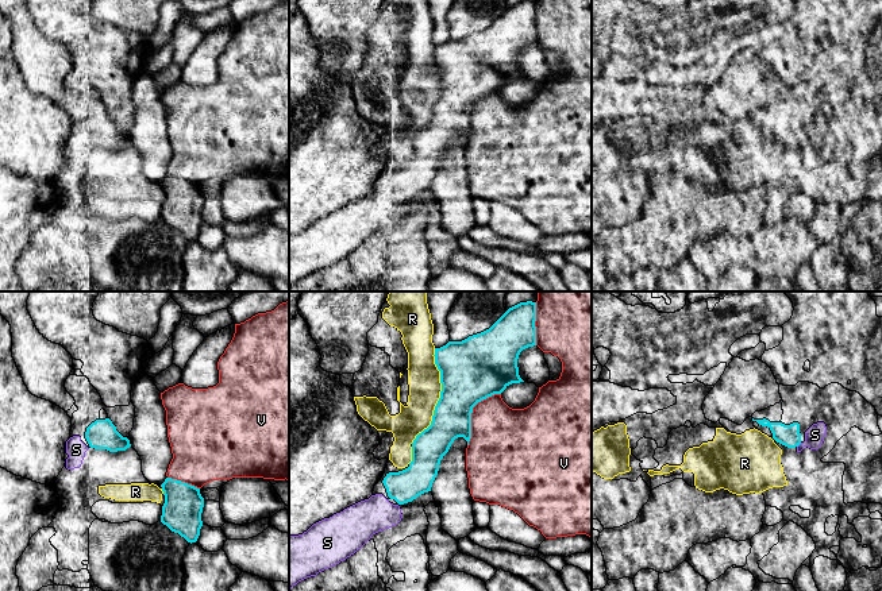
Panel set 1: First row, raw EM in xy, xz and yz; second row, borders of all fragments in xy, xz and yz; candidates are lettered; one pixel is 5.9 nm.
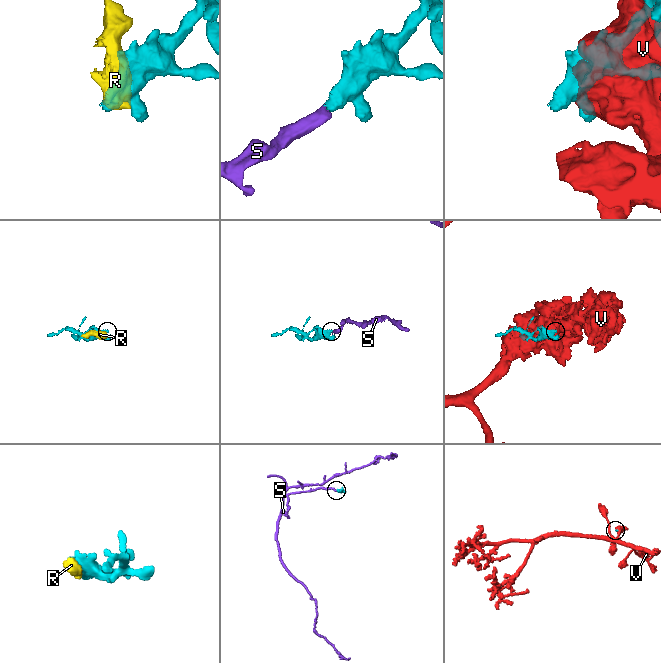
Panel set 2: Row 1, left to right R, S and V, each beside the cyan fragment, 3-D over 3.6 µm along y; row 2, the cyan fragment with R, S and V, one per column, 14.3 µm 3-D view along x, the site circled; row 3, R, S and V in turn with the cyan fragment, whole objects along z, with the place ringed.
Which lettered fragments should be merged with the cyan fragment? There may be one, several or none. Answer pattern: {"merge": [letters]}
{"merge": ["S"]}

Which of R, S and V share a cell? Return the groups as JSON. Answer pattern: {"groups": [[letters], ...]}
{"groups": [["R"], ["S"], ["V"]]}

